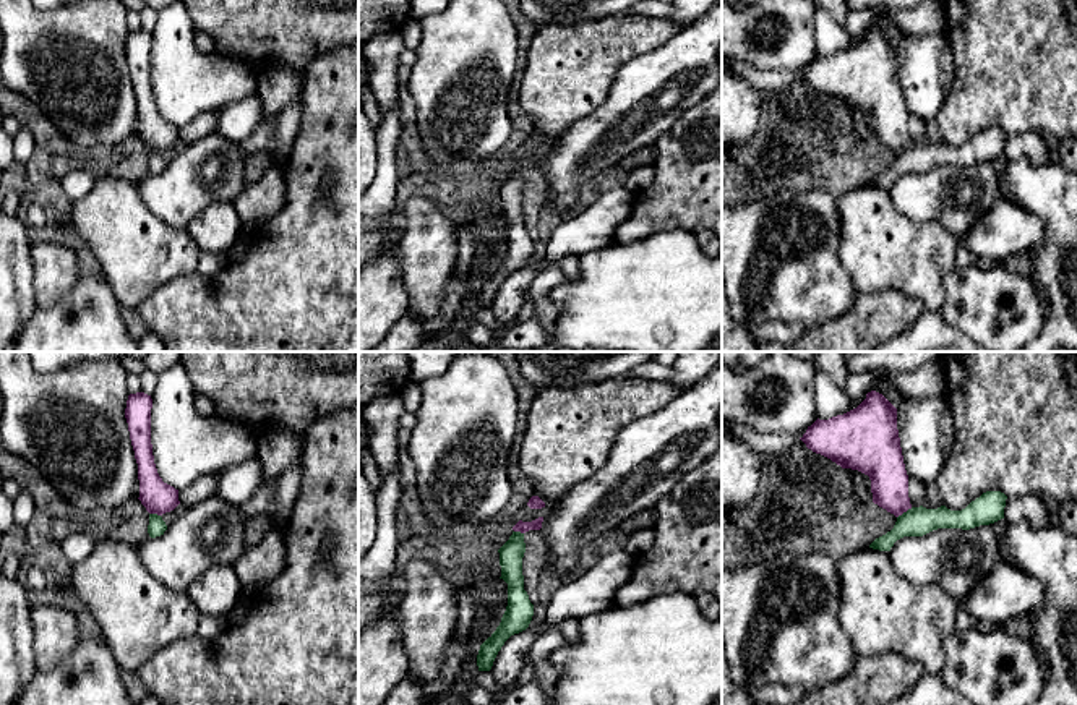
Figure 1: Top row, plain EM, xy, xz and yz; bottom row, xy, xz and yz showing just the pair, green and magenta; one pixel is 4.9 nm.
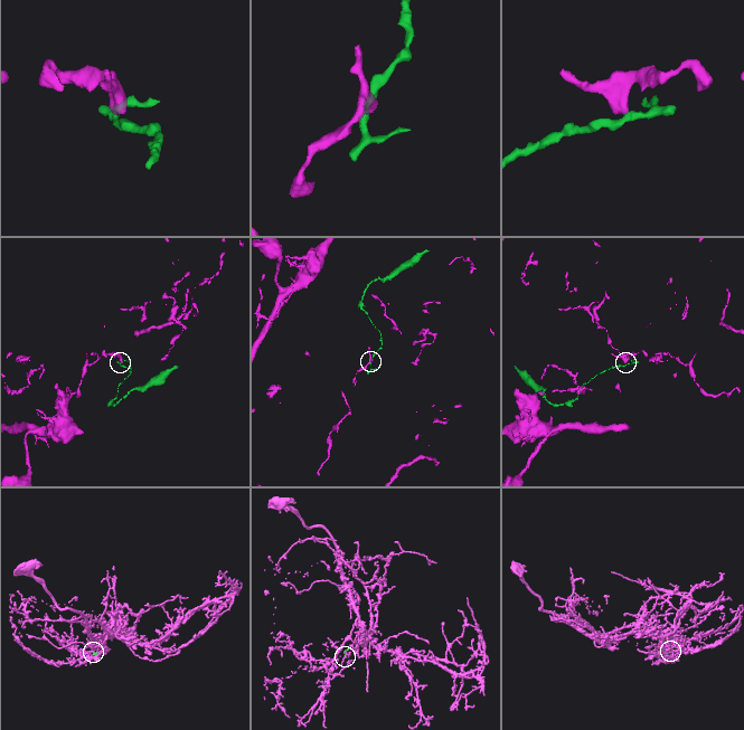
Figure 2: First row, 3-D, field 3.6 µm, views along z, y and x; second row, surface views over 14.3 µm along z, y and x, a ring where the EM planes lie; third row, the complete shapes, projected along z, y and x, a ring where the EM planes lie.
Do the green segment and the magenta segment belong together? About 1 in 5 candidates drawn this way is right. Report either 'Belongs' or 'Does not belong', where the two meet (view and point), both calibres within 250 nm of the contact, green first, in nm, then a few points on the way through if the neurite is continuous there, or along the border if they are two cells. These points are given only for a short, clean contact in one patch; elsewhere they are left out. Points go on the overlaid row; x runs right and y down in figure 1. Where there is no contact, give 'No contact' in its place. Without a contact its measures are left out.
Does not belong. Touches green at yz (904, 512). Thickness 140 nm (green) against 190 nm. Boundary: yz (912, 508), (897, 517)

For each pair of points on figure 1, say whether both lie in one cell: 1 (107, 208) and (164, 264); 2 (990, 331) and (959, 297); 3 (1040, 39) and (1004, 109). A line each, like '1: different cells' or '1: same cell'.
1: same cell
2: same cell
3: same cell

